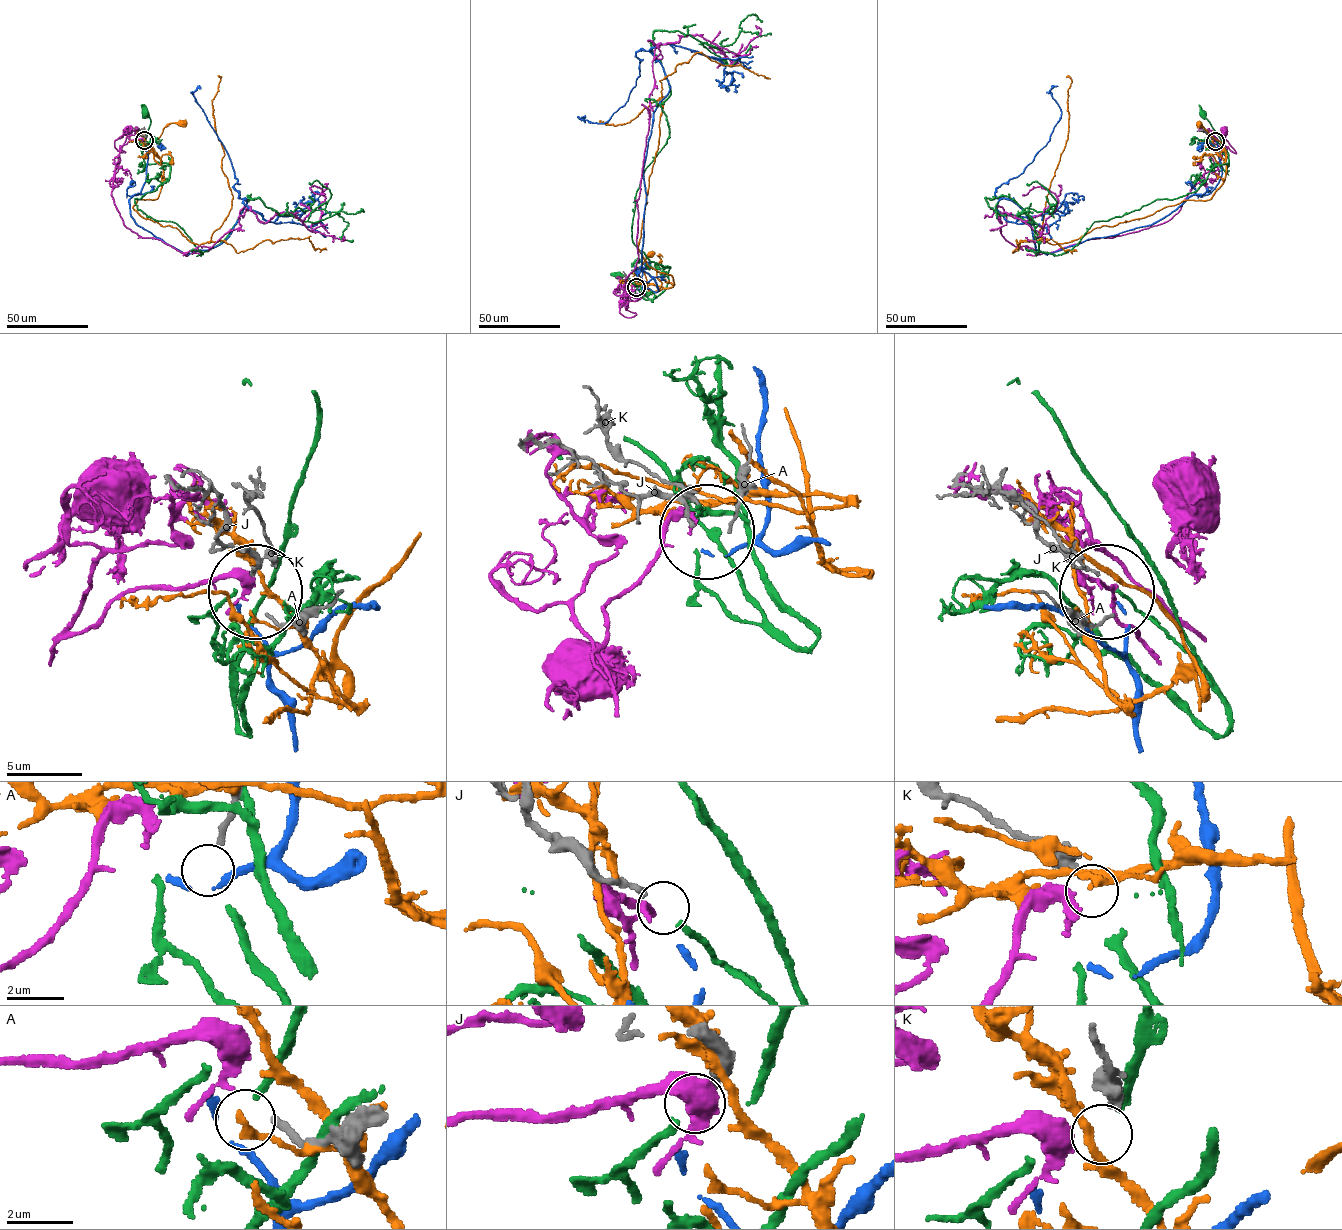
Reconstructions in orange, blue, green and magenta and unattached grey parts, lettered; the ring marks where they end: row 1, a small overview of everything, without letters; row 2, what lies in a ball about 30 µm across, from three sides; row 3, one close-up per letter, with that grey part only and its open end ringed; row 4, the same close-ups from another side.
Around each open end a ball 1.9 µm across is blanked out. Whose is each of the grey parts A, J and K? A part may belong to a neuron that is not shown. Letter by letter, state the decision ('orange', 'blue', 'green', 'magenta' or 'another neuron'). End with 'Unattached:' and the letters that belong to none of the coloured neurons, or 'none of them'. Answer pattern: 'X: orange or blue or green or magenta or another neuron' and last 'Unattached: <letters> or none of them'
A: another neuron
J: green
K: another neuron
Unattached: A, K

